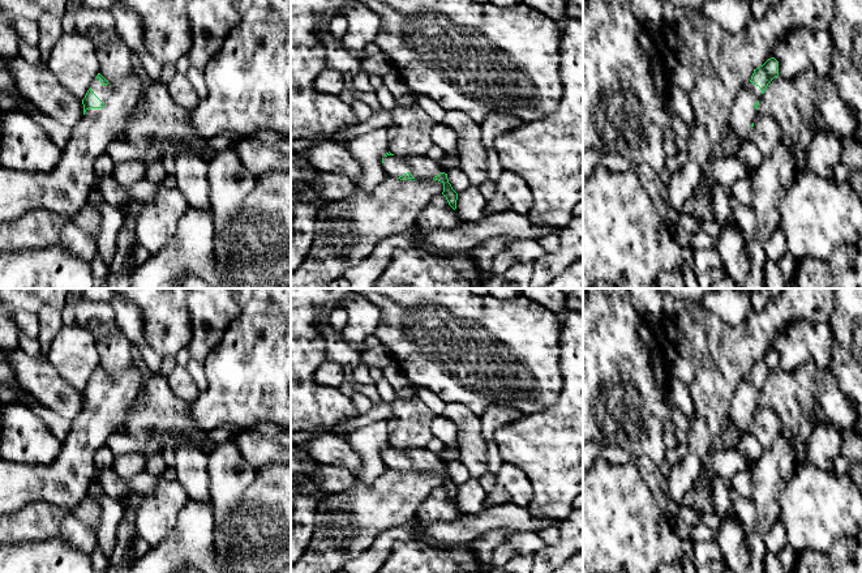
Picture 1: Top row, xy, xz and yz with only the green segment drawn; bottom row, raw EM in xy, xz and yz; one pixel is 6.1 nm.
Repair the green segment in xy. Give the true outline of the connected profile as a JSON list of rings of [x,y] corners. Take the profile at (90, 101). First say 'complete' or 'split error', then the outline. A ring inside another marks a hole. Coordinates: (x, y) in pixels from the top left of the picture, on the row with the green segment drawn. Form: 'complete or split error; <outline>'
split error; [[[134,72],[112,84],[98,73],[82,99],[83,116],[72,129],[61,158],[52,171],[23,172],[0,166],[0,223],[16,221],[37,209],[47,209],[76,222],[80,210],[89,201],[95,179],[95,161],[106,153],[117,134],[128,128],[126,119],[133,112],[140,93],[141,80]]]

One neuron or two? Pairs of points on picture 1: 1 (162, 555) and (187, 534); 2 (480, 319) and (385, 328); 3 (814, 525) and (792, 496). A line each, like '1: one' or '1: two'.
1: one
2: one
3: one

